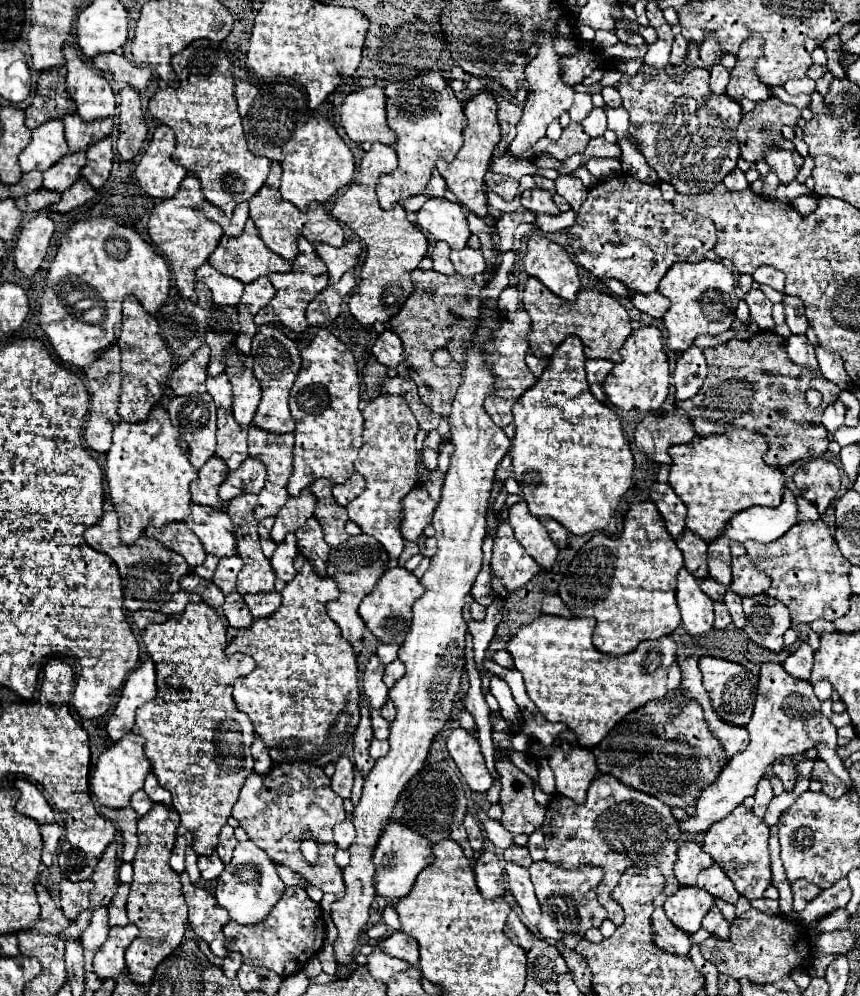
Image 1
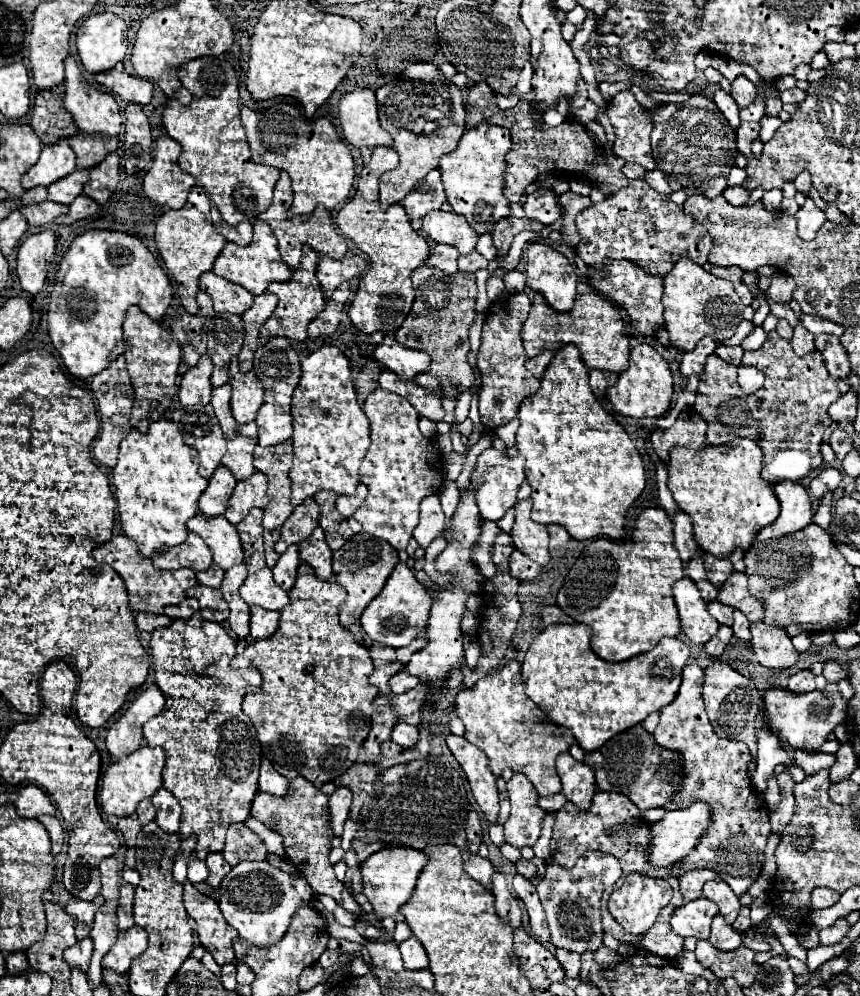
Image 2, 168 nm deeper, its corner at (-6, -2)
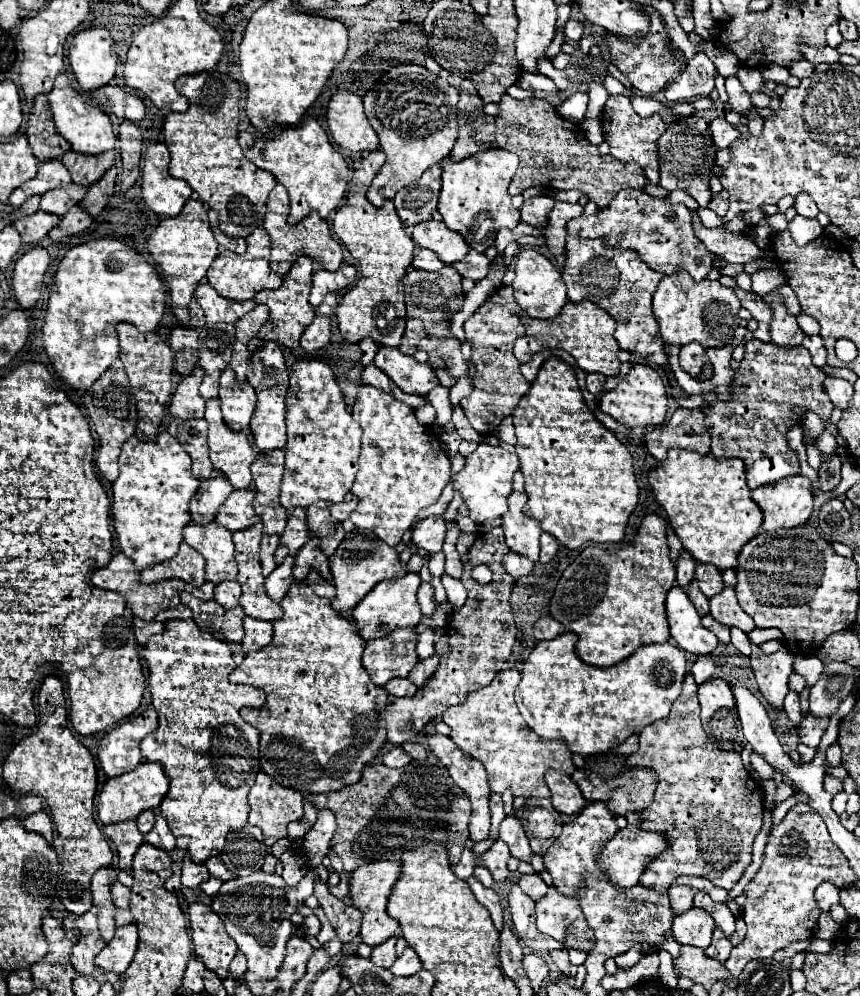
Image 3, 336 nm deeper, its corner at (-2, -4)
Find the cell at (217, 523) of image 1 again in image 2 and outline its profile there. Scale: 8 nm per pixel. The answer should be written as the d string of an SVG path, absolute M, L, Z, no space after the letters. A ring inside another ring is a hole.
M197 513L187 521L187 531L197 533L213 553L213 563L227 571L233 565L243 563L243 549L235 525L231 525L223 515L205 517Z

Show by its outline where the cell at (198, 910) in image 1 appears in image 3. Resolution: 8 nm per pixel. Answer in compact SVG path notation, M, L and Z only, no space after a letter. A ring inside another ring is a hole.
M191 903L187 915L197 957L209 971L225 979L229 975L229 963L237 953L237 945L233 939L229 939L219 915L211 907L203 903Z

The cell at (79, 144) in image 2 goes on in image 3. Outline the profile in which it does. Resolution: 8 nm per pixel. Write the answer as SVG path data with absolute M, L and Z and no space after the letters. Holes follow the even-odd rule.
M67 151L61 161L69 169L73 183L89 187L115 163L115 151L105 151L105 155L81 155L77 151Z

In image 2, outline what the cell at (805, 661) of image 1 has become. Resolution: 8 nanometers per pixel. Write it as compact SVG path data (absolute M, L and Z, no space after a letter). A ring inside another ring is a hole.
M799 671L789 679L789 691L791 693L809 693L815 689L815 675L807 671Z

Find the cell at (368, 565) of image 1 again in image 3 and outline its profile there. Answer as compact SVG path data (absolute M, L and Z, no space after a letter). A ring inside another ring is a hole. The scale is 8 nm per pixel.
M347 533L337 551L329 557L329 567L333 573L333 583L337 587L337 597L331 601L333 609L339 613L347 613L355 609L355 605L381 581L391 577L405 575L405 565L401 565L399 555L385 541L377 539L373 533Z

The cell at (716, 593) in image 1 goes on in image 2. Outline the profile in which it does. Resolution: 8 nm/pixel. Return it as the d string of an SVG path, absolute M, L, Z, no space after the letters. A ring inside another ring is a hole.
M713 601L713 603L707 605L707 609L709 609L709 613L719 621L719 625L727 625L727 627L733 625L733 611L731 611L729 607L721 605L719 601Z

